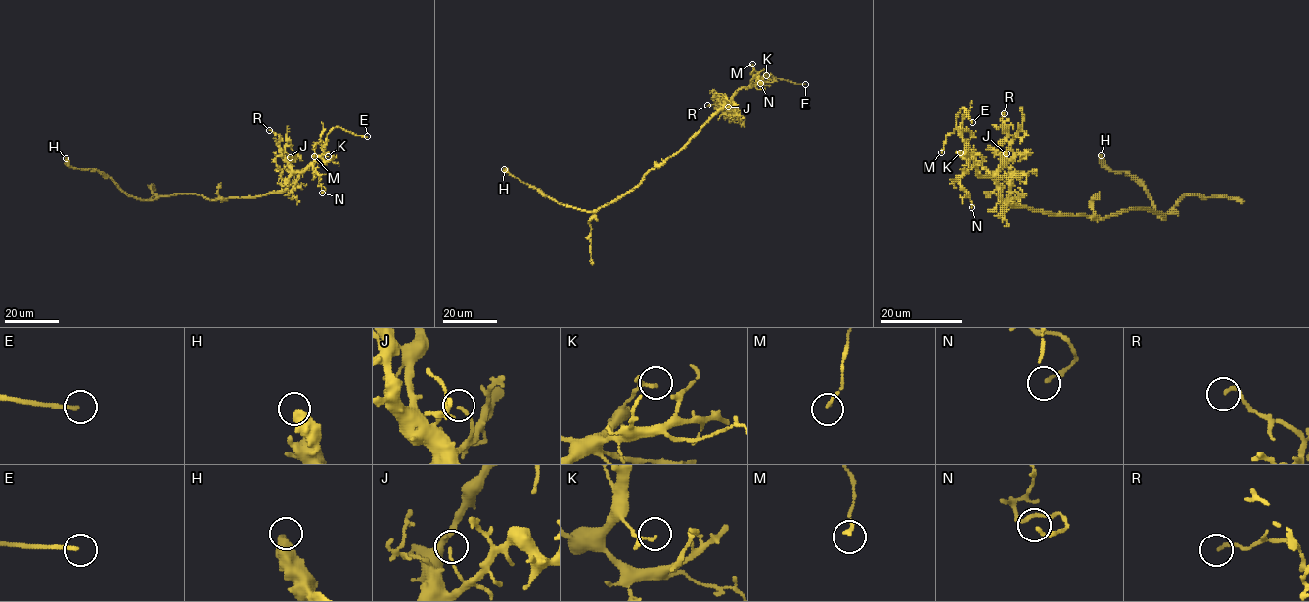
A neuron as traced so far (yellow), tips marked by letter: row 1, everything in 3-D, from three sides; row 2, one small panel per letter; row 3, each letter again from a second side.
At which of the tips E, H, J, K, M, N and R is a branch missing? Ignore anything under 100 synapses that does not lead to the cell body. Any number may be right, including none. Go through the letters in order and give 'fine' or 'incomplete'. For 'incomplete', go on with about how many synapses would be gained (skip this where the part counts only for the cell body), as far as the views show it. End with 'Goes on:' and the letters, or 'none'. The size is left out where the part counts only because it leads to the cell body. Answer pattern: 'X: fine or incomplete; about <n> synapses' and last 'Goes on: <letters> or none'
E: incomplete
H: fine
J: fine
K: fine
M: fine
N: fine
R: fine
Goes on: E

